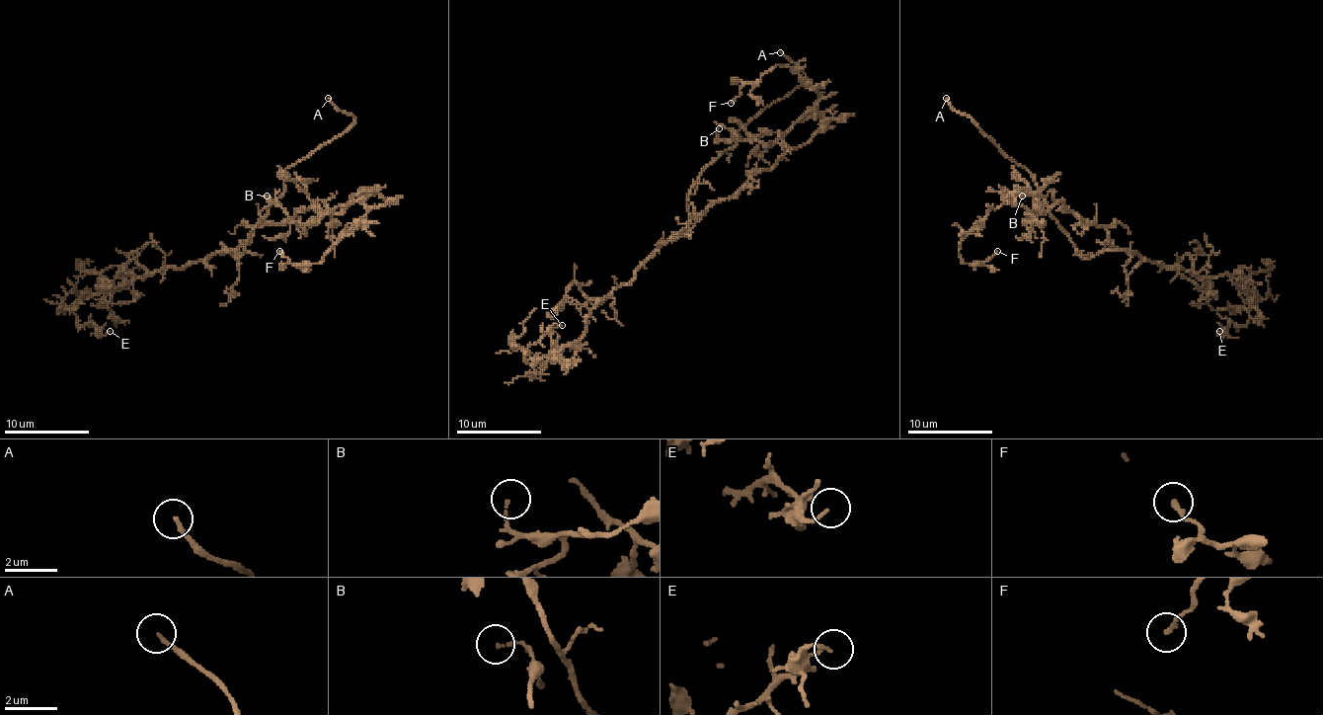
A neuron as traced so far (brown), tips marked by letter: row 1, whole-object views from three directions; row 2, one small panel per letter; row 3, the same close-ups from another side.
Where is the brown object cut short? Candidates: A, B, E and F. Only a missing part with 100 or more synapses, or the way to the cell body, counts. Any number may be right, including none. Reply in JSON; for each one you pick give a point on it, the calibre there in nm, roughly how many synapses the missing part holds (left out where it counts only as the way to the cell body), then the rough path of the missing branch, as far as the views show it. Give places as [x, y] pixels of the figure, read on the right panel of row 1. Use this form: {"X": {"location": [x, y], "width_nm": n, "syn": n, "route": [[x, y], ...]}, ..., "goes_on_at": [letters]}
{"A": {"location": [946, 98], "width_nm": 140}, "goes_on_at": ["A"]}

